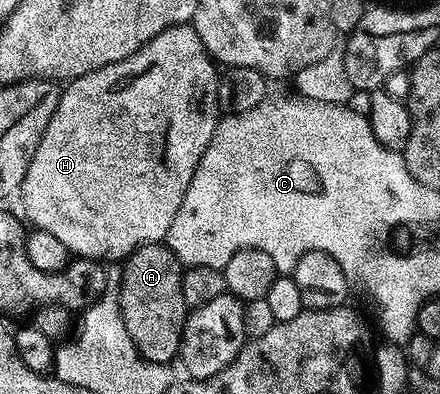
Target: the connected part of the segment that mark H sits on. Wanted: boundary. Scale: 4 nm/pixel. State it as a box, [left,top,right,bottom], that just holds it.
[19,24,223,264]

